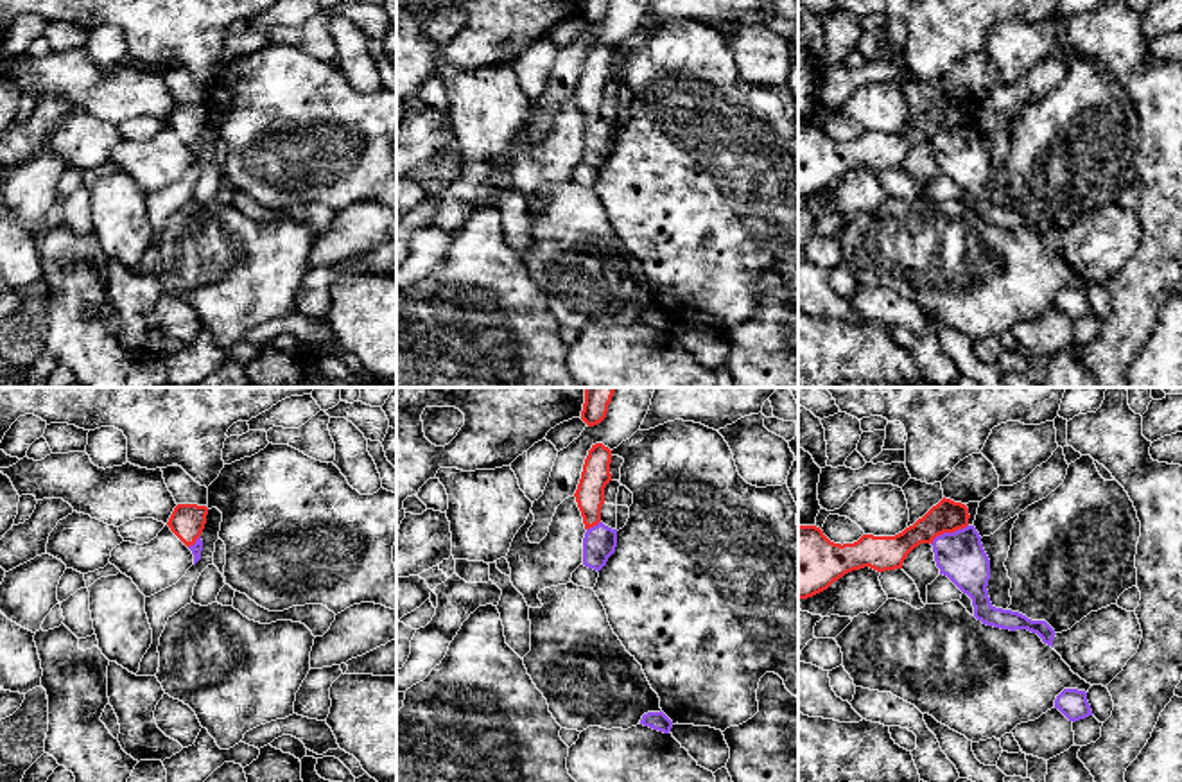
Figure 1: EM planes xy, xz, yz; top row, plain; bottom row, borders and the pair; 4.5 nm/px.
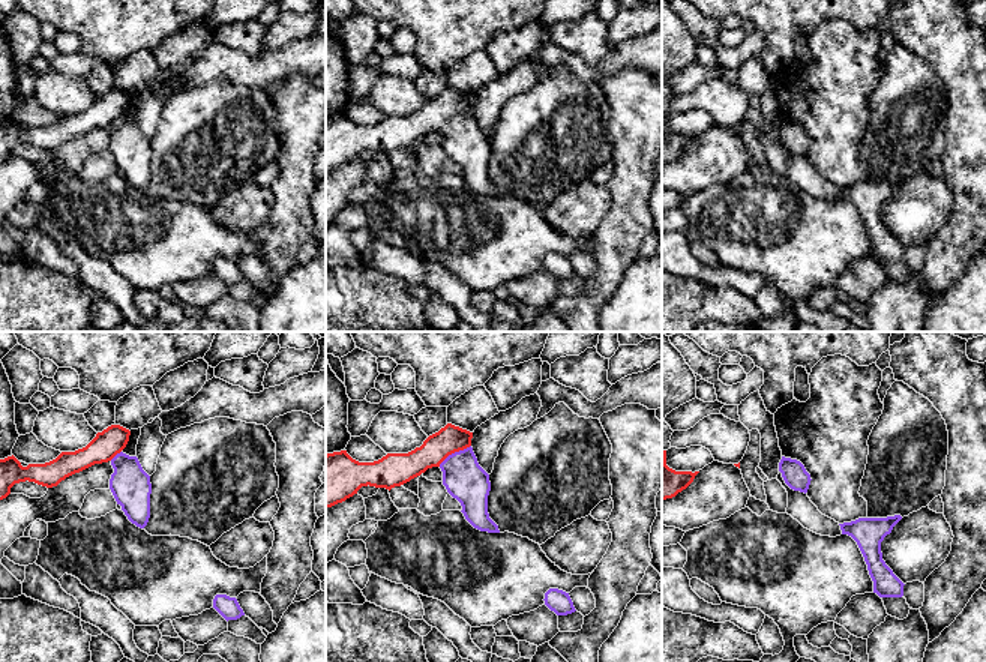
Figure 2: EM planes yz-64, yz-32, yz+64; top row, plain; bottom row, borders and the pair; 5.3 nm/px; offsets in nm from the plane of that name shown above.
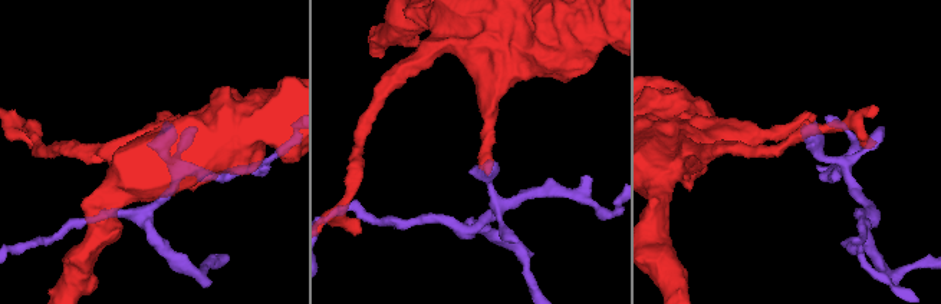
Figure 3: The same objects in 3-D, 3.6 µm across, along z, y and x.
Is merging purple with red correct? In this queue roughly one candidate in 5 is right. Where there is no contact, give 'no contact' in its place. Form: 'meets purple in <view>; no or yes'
meets purple in yz; yes

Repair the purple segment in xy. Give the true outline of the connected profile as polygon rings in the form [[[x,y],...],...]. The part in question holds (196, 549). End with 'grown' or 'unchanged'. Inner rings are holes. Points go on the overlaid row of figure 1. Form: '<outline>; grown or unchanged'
[[[178,504],[167,522],[170,531],[192,551],[194,565],[201,560],[201,533],[206,524],[206,515],[206,506]]]; grown

